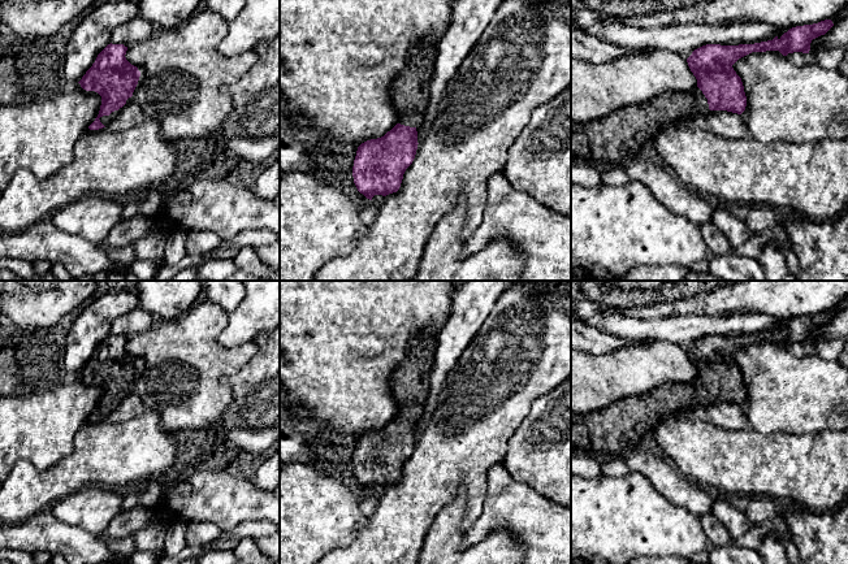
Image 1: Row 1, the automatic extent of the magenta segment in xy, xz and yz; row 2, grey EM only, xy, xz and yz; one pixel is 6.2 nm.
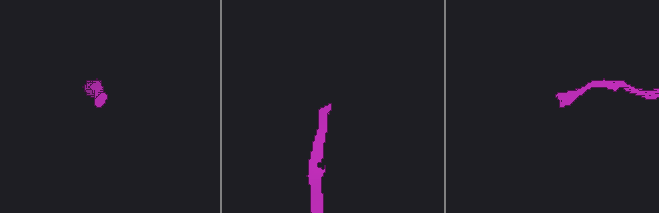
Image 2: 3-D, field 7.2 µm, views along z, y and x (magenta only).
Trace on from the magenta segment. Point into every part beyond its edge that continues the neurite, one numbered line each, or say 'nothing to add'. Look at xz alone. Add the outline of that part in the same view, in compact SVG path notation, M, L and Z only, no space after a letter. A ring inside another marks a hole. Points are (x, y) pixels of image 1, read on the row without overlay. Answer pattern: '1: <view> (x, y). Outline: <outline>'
1: xz (410, 382). Outline: M421 335L411 347L391 376L391 392L398 405L398 415L416 418L428 398L429 377L434 360L436 337Z

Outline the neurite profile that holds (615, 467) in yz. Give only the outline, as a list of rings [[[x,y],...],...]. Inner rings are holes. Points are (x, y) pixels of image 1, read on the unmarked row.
[[[611,457],[610,460],[601,464],[603,476],[609,477],[624,477],[632,473],[624,461],[624,457]]]

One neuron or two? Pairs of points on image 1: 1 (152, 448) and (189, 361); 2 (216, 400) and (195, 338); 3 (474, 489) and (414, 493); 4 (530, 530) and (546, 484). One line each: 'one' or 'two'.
1: two
2: one
3: one
4: two

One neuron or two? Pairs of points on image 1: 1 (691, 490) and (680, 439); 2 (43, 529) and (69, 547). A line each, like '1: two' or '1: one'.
1: two
2: one

